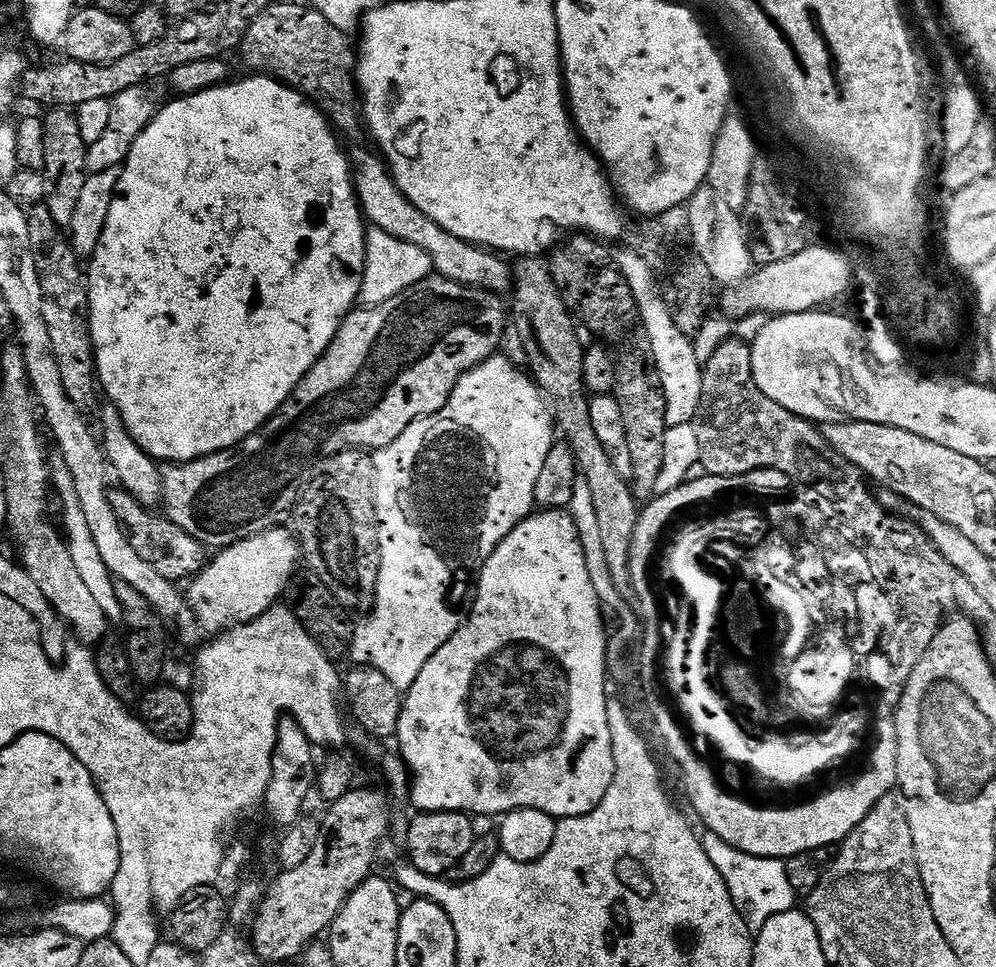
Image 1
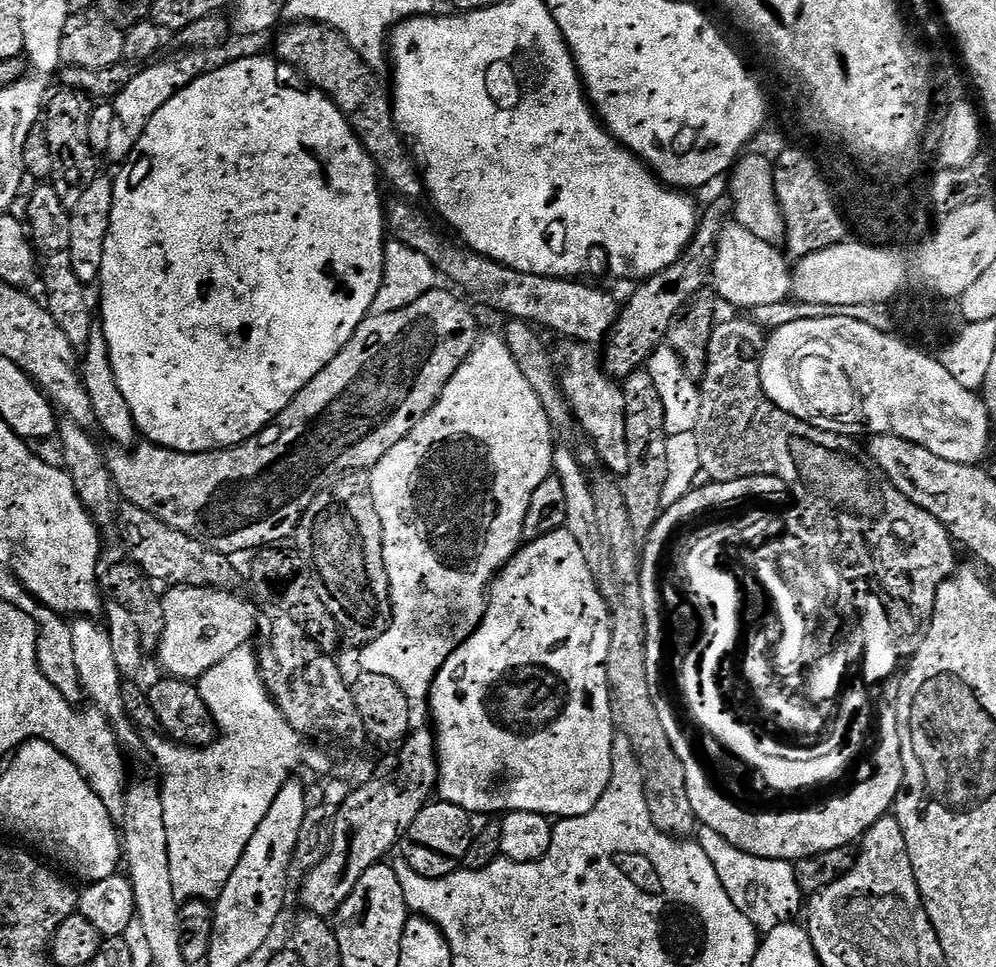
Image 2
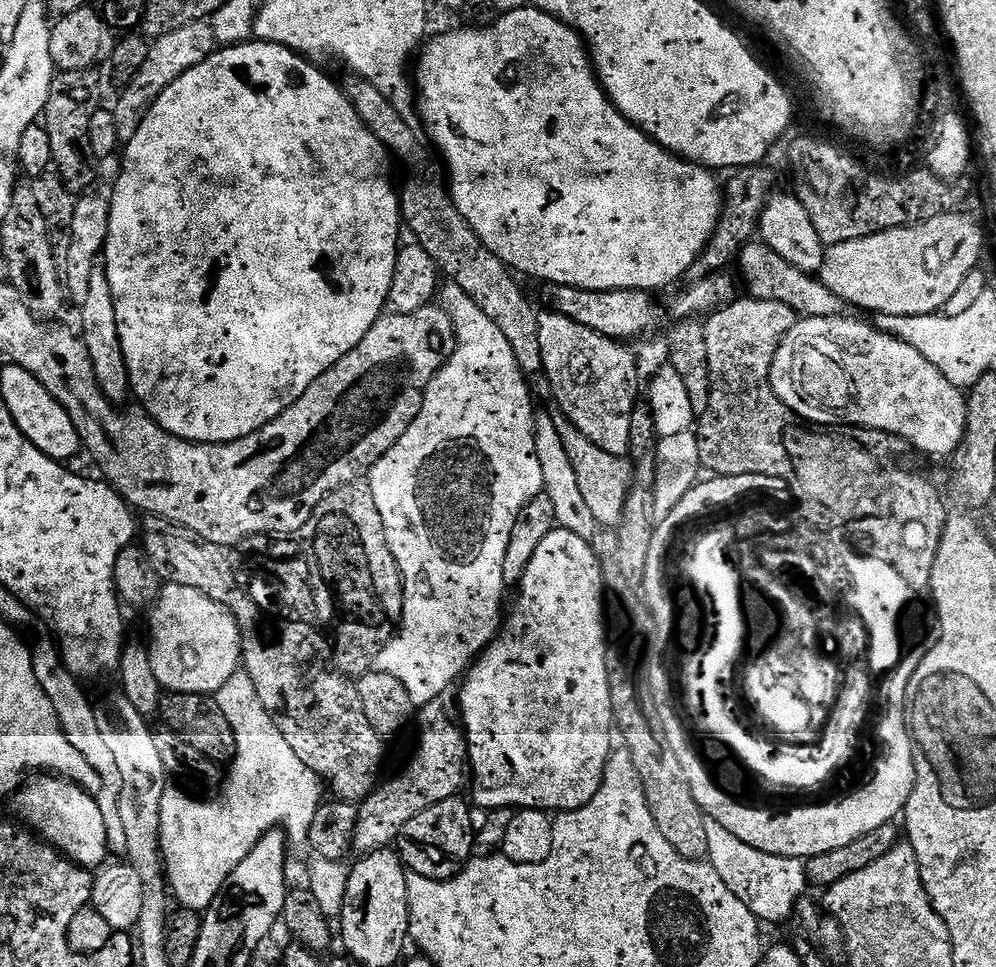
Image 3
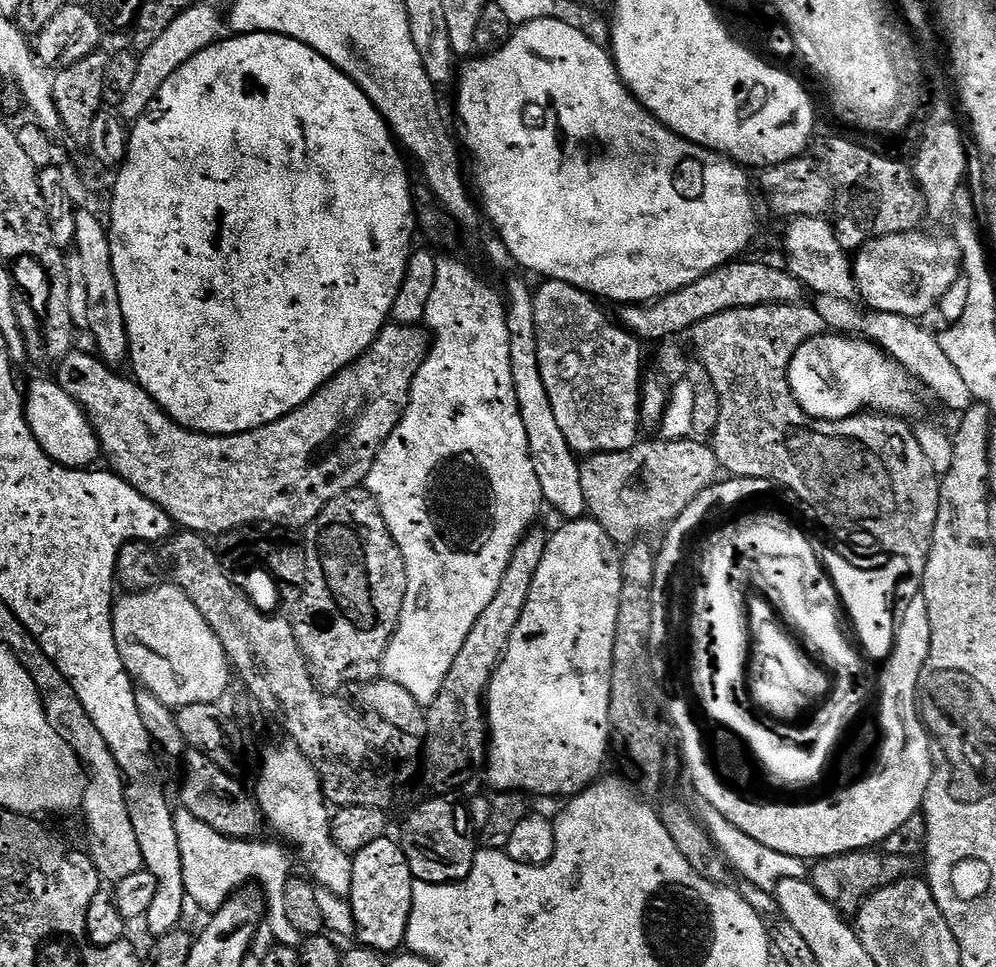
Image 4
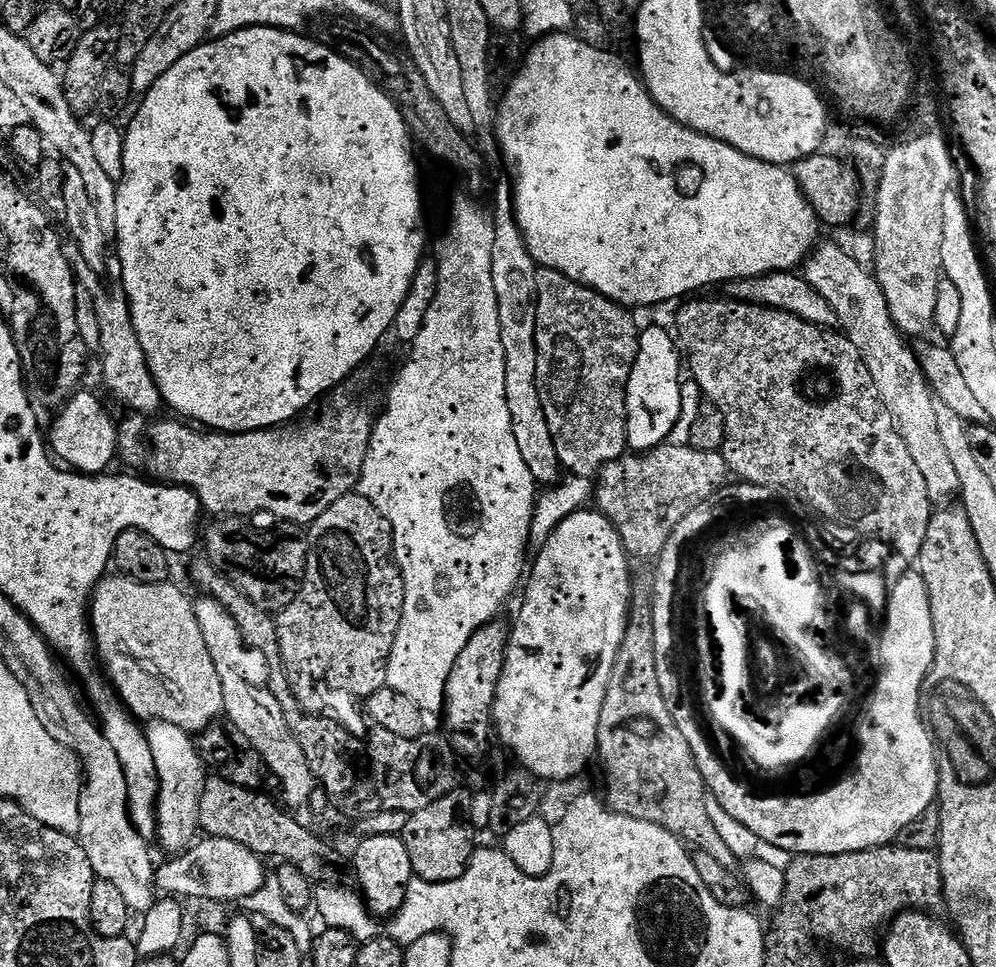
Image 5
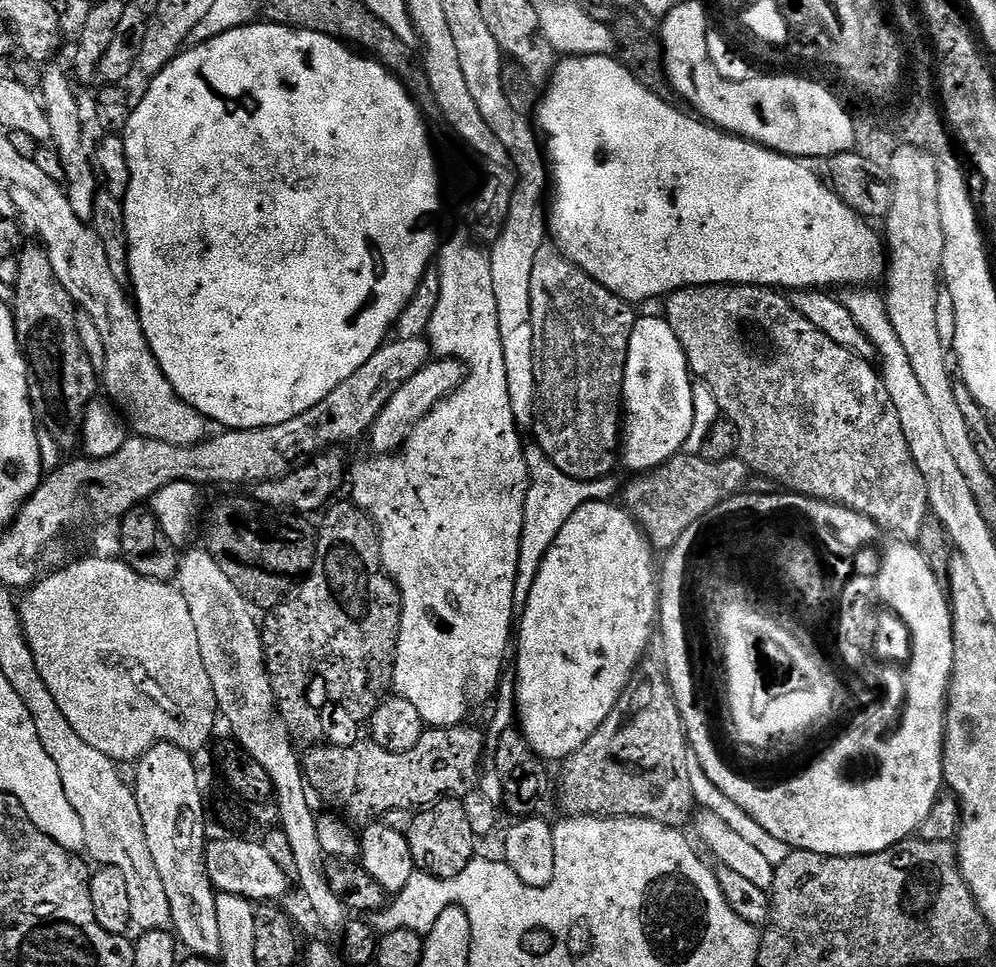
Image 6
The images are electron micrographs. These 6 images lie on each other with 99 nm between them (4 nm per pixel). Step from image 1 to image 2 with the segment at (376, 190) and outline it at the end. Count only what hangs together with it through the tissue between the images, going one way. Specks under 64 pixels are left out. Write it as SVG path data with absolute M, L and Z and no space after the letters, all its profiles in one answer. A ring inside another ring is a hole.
M389 199L386 204L387 231L395 239L410 246L410 250L426 254L437 273L441 277L449 276L457 284L457 289L465 288L473 301L476 299L478 303L496 312L505 312L505 317L513 320L523 320L541 329L549 328L560 336L569 336L569 341L593 346L599 345L614 326L622 304L610 293L600 288L591 288L588 284L580 284L584 282L576 278L526 274L522 270L499 264L497 260L480 256L467 246L447 244L443 234L436 232L435 226L428 221L427 214L416 207L420 206L411 200Z

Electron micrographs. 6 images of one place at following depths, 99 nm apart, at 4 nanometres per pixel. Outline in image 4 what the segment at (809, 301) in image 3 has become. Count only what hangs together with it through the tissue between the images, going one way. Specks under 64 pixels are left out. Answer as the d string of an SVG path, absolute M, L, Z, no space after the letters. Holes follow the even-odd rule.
M817 295L815 299L814 307L818 314L822 314L825 329L853 338L865 338L875 344L881 352L895 360L911 379L913 376L914 379L921 380L950 411L963 414L974 403L970 386L966 386L962 374L958 374L955 369L954 362L946 358L939 339L935 335L931 336L923 328L923 323L889 312L869 311L864 316L860 309L855 308L852 300L842 300L837 296Z

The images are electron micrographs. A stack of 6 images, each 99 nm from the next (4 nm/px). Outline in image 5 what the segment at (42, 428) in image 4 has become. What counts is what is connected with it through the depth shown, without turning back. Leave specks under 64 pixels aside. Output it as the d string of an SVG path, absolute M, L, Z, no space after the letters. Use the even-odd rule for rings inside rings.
M77 391L76 395L59 409L56 421L50 432L50 448L57 457L65 460L63 463L69 469L81 474L104 474L118 456L118 424L110 413L104 409L104 404L92 392Z

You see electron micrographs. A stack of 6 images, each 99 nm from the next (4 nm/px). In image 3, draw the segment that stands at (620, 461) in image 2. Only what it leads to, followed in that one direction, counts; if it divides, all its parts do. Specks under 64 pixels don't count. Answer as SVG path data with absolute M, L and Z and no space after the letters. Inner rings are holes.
M555 310L540 312L538 342L542 342L543 375L552 387L551 399L555 407L566 414L574 426L594 446L602 446L611 456L628 456L630 452L630 420L638 406L640 365L635 351L627 343L612 340L566 318Z

